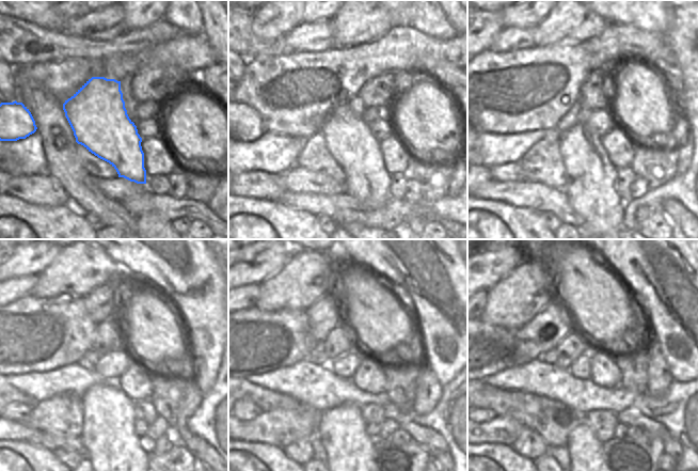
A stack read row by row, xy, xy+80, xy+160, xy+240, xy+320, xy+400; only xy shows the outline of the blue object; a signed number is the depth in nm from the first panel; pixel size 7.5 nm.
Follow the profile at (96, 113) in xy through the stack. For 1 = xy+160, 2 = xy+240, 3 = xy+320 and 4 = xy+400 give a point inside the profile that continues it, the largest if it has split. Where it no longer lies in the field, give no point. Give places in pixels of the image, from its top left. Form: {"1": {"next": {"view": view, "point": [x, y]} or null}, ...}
{"1": {"next": {"view": "xy+160", "point": [590, 189]}}, "2": {"next": {"view": "xy+240", "point": [117, 455]}}, "3": {"next": {"view": "xy+320", "point": [351, 456]}}, "4": {"next": {"view": "xy+400", "point": [586, 451]}}}

